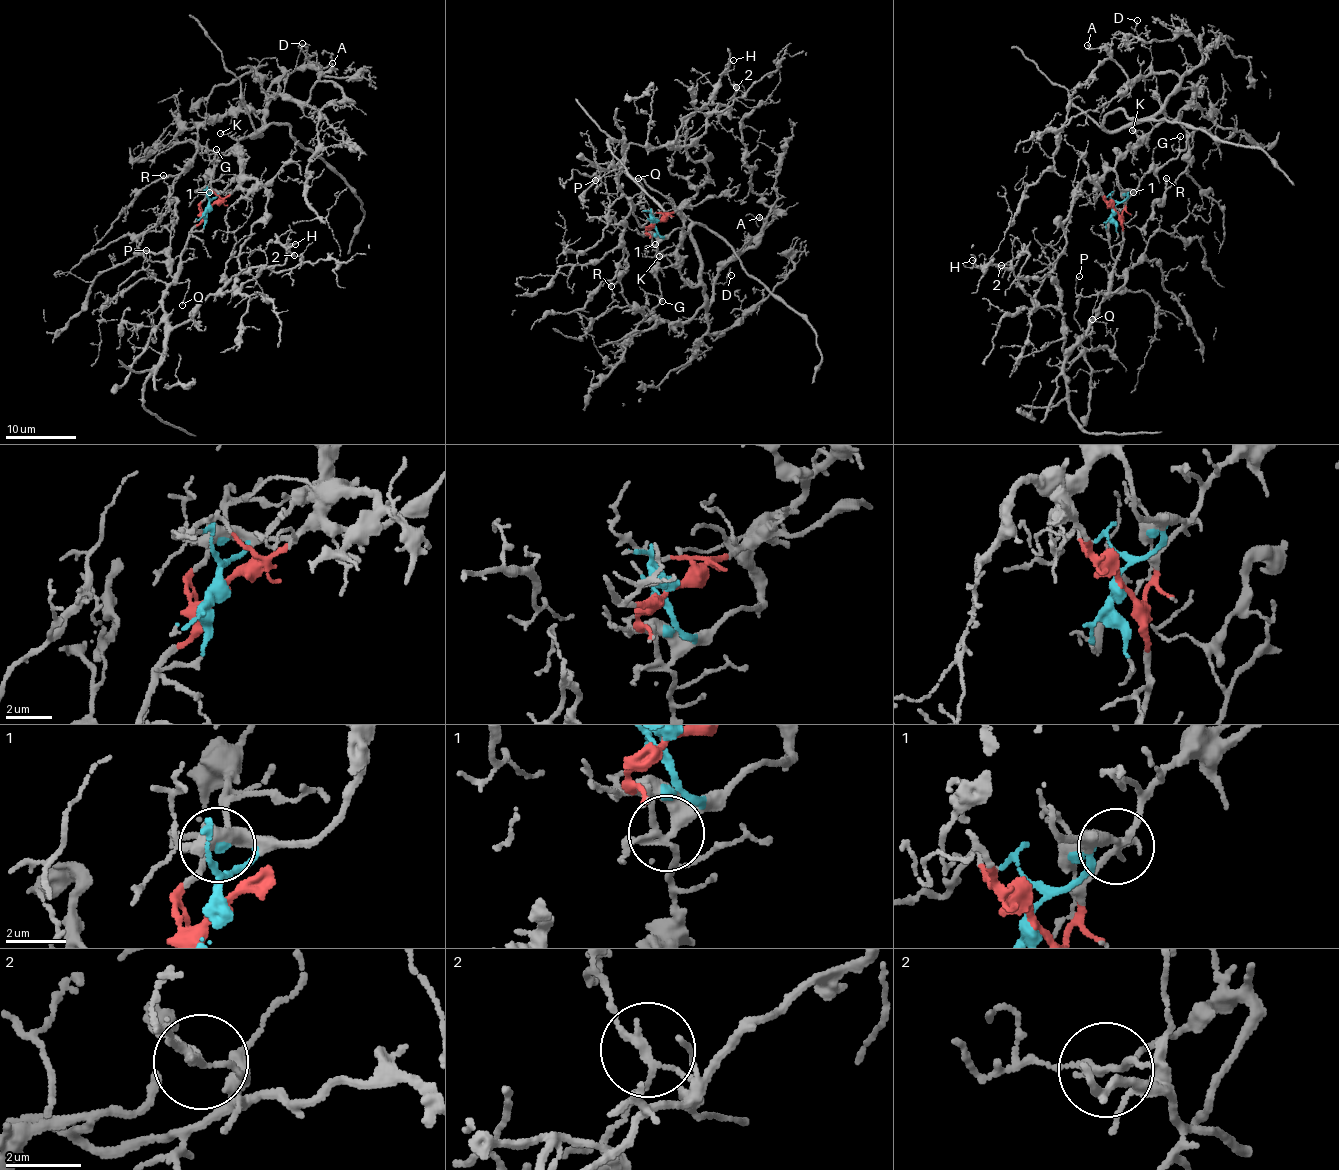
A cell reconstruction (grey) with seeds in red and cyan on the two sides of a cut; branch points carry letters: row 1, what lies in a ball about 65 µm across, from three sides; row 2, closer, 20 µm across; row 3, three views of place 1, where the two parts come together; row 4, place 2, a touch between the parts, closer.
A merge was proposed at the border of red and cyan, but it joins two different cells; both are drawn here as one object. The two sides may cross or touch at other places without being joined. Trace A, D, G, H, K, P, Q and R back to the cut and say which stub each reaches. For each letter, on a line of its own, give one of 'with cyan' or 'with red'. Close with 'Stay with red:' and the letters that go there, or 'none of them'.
A: with cyan
D: with cyan
G: with red
H: with red
K: with cyan
P: with red
Q: with red
R: with cyan
Stay with red: G, H, P, Q

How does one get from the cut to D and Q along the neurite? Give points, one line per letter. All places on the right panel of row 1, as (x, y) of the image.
D: (1113, 209), (1126, 198), (1115, 163), (1163, 119), (1165, 98), (1180, 81), (1175, 73), (1153, 68), (1137, 20)
Q: (1113, 209), (1123, 228), (1123, 245), (1108, 293), (1104, 296), (1098, 293), (1092, 319)

